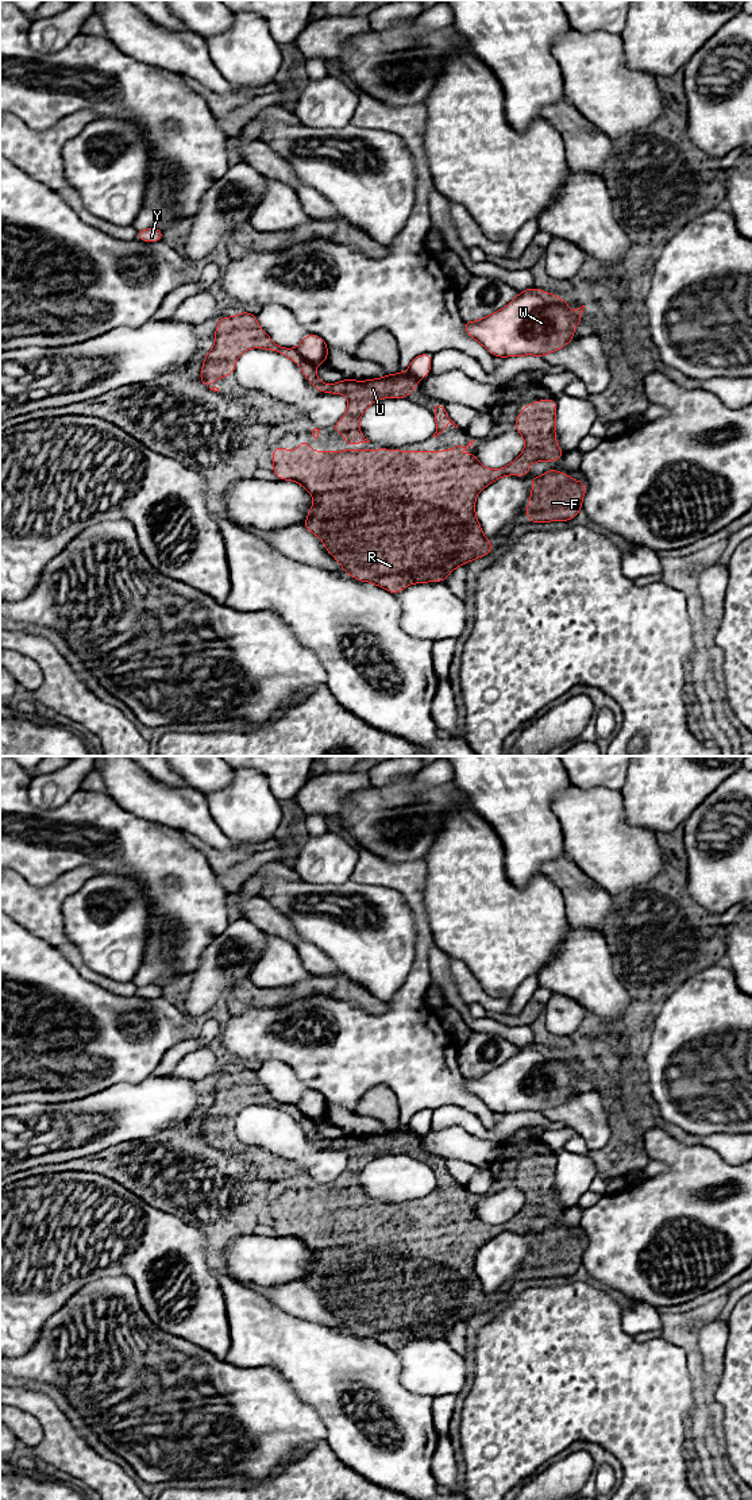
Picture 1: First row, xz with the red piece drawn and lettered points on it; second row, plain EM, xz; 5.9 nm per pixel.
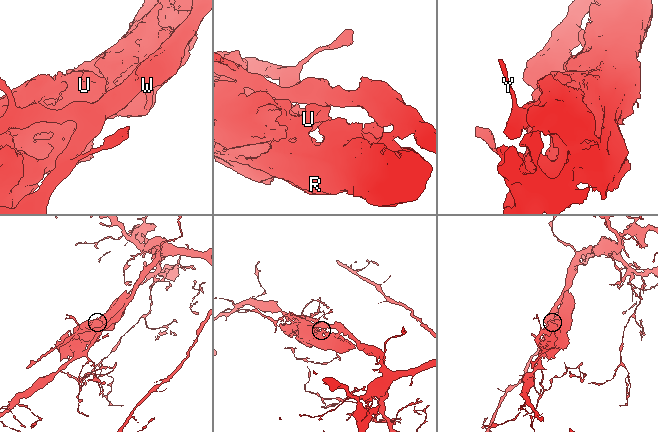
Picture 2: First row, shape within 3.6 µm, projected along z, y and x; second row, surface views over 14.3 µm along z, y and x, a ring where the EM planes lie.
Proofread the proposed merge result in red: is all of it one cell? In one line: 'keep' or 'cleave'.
cleave

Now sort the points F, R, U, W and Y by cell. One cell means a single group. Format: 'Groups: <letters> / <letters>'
Groups: F R U / W Y

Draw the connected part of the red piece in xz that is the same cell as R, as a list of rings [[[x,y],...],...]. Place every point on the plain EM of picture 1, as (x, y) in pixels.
[[[549,1154],[547,1157],[539,1156],[539,1157],[531,1158],[516,1173],[516,1180],[513,1183],[521,1189],[525,1198],[525,1204],[517,1215],[514,1215],[512,1219],[498,1226],[490,1226],[482,1222],[478,1218],[477,1211],[474,1208],[470,1208],[467,1212],[454,1211],[455,1207],[467,1207],[467,1204],[473,1202],[474,1196],[471,1196],[464,1203],[456,1202],[447,1207],[405,1207],[405,1208],[400,1206],[385,1206],[385,1204],[378,1204],[375,1207],[311,1207],[309,1198],[300,1196],[298,1206],[286,1207],[285,1203],[278,1203],[278,1204],[275,1203],[270,1214],[274,1218],[273,1229],[277,1234],[285,1235],[285,1237],[294,1237],[302,1241],[306,1245],[306,1248],[312,1250],[313,1260],[302,1281],[309,1288],[312,1288],[313,1291],[321,1295],[327,1307],[338,1316],[338,1319],[343,1323],[346,1330],[362,1338],[371,1338],[397,1351],[404,1343],[413,1339],[444,1338],[444,1335],[458,1322],[464,1322],[466,1319],[477,1314],[491,1310],[493,1300],[483,1292],[481,1280],[475,1272],[475,1254],[481,1246],[483,1246],[487,1241],[490,1241],[491,1238],[502,1233],[508,1233],[508,1231],[527,1233],[529,1222],[537,1216],[547,1216],[547,1218],[554,1218],[556,1215],[560,1216],[564,1212],[564,1208],[559,1204],[559,1200],[556,1198],[555,1183],[556,1183],[556,1154]]]

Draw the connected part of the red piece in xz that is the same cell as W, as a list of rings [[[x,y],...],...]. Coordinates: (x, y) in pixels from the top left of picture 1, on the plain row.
[[[531,1044],[502,1065],[475,1077],[464,1077],[466,1090],[493,1113],[544,1113],[574,1095],[585,1061],[570,1068],[567,1054]]]

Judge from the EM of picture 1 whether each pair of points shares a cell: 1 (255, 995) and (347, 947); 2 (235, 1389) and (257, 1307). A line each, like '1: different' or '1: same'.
1: different
2: different

